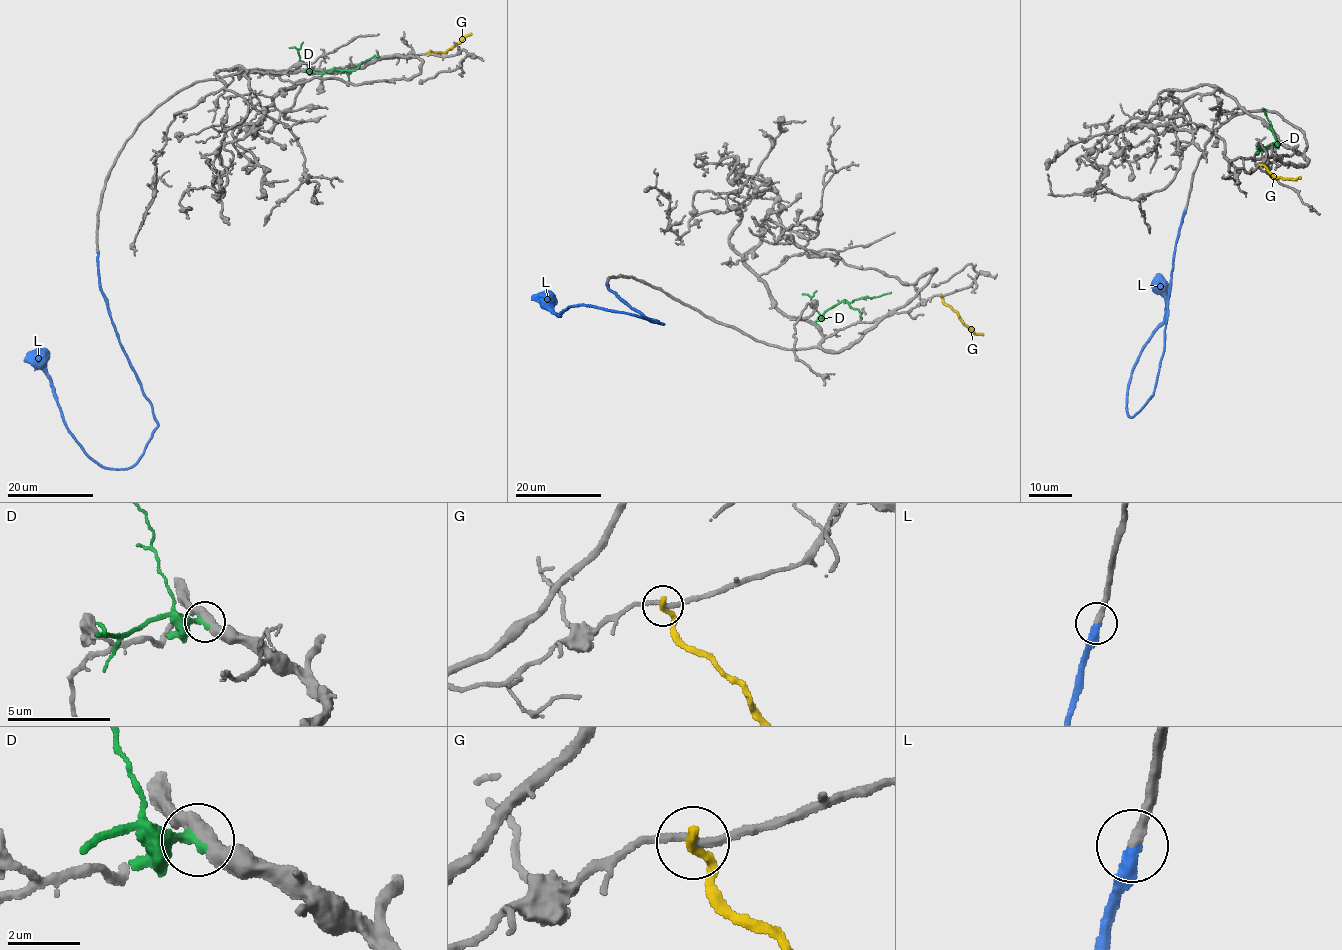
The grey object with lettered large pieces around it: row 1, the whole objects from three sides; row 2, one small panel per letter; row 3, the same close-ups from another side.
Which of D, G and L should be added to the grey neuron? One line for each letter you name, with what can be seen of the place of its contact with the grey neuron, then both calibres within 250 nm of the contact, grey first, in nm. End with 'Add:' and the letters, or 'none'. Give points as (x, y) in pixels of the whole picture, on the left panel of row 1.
D: meets grey at (304, 70); 480 nm thick on the grey side, 380 nm on the other
L: meets grey at (98, 250); 300 nm thick on the grey side, 380 nm on the other
Add: D, L

